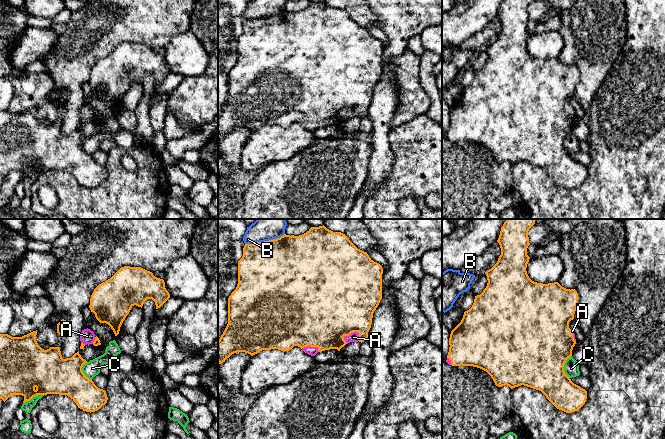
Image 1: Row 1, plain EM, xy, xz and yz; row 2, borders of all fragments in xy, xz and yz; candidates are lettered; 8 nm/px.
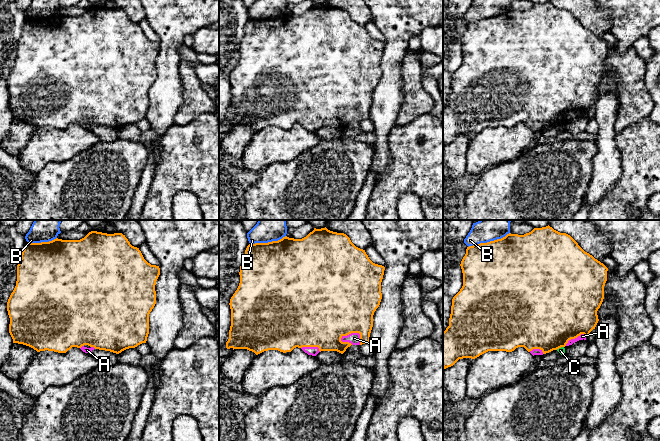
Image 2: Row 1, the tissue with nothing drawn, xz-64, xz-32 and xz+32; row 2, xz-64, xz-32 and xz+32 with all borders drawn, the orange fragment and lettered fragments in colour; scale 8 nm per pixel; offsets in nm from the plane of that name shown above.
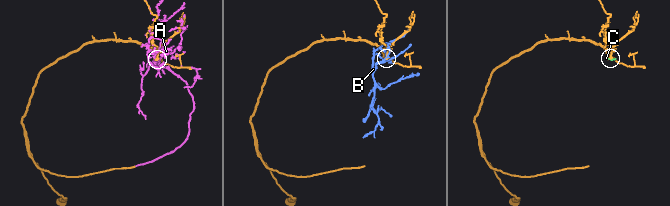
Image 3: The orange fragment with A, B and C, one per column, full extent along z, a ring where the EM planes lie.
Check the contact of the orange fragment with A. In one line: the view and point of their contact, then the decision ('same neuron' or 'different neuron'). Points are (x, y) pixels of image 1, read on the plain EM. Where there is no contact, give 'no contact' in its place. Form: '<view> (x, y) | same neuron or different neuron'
xz (348, 111) | same neuron

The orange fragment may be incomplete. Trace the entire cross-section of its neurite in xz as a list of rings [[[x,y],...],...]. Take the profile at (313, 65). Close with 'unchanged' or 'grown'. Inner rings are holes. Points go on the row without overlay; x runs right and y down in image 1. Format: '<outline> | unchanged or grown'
[[[324,1],[311,3],[306,9],[299,12],[284,10],[277,15],[245,20],[243,32],[238,37],[238,60],[228,74],[228,100],[218,116],[218,139],[225,138],[227,134],[237,128],[245,128],[253,132],[262,126],[278,125],[289,127],[294,122],[298,122],[305,129],[315,132],[318,128],[325,126],[337,125],[340,127],[342,123],[350,118],[359,117],[362,119],[367,117],[373,89],[382,75],[382,50],[382,42],[374,38],[367,28],[358,25],[345,10],[333,8]]] | grown

